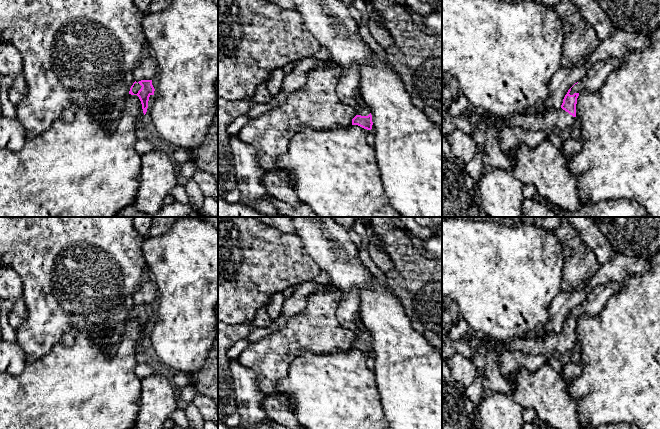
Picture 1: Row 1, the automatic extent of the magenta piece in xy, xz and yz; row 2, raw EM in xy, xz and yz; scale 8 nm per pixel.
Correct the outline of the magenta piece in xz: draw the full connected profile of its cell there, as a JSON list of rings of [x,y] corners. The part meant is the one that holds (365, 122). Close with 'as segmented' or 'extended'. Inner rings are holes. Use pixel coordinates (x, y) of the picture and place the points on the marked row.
[[[361,93],[356,94],[355,99],[360,109],[352,119],[352,125],[358,125],[364,129],[371,130],[373,122],[370,108],[365,104]]]; extended

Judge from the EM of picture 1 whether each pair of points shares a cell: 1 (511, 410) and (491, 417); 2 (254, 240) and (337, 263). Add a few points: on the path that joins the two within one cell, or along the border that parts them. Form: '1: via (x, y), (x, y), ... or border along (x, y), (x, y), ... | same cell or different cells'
1: via (506, 414), (502, 417), (496, 417) | same cell
2: border along (296, 235), (301, 240), (305, 252), (321, 270) | different cells

